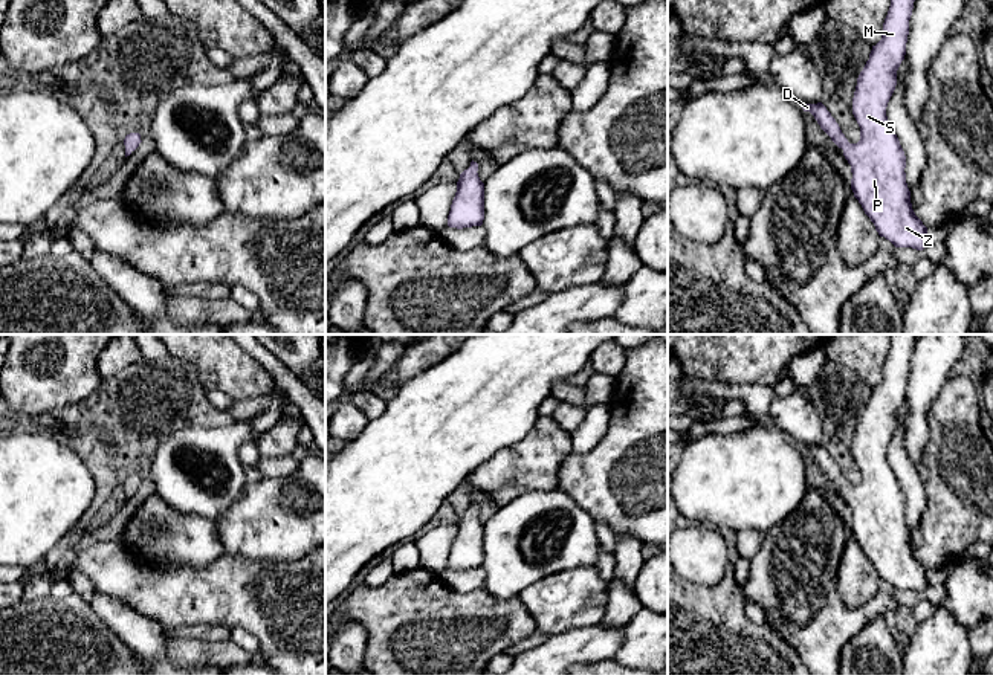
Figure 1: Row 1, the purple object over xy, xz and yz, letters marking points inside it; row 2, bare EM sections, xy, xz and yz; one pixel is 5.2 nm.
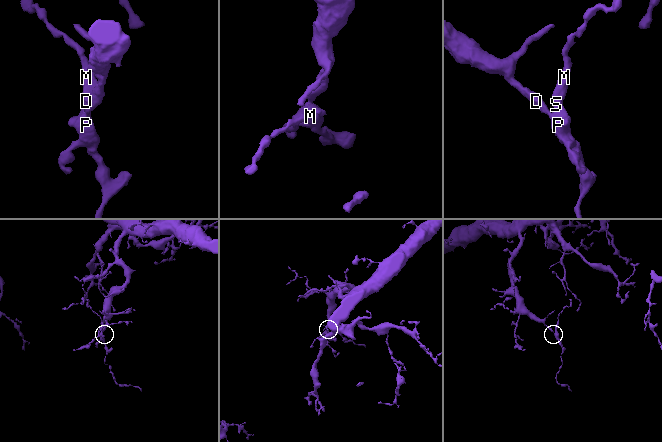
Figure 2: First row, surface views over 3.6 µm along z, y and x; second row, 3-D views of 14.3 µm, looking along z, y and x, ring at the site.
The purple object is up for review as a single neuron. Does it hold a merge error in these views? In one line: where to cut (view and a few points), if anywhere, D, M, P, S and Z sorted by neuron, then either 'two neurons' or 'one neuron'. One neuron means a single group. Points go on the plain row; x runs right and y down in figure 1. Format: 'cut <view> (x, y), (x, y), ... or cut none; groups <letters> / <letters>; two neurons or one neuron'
cut none; groups D M P S Z; one neuron

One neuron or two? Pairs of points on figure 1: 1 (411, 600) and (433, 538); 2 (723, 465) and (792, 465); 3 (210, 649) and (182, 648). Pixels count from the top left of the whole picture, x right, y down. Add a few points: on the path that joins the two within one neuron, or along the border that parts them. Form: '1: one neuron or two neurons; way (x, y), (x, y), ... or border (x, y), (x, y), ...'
1: two neurons; border (420, 567), (437, 574)
2: one neuron; way (740, 465), (775, 465)
3: one neuron; way (203, 649), (188, 649)

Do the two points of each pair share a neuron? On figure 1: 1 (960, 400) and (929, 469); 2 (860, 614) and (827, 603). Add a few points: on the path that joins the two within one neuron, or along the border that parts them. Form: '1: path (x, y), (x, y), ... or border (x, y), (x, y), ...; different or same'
1: path (955, 417), (955, 443), (946, 452); same
2: path (853, 614), (837, 614), (834, 611); same

